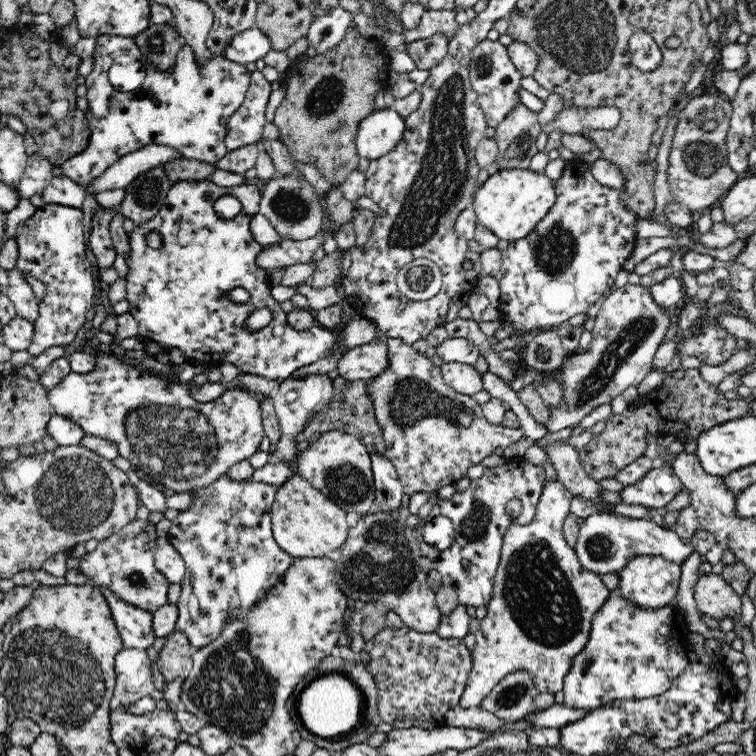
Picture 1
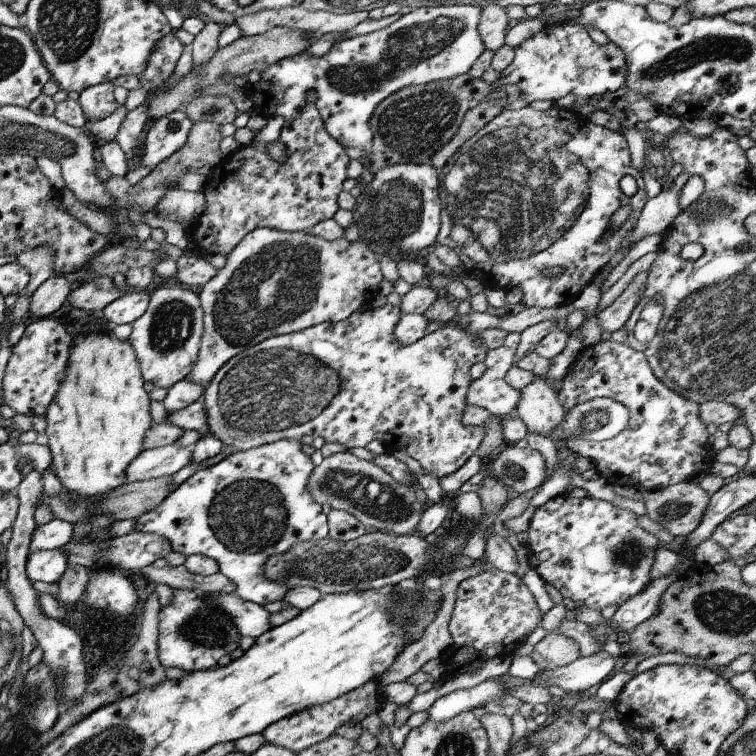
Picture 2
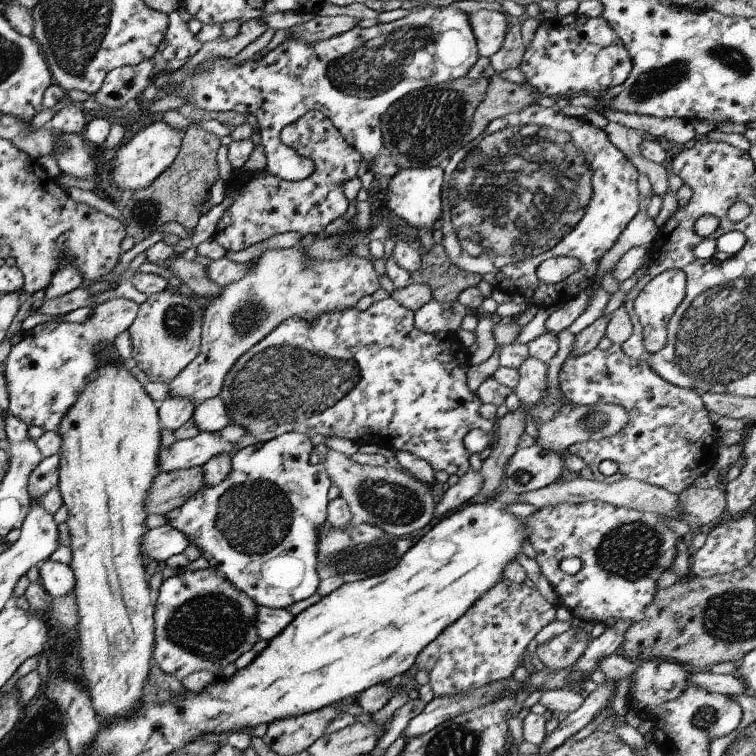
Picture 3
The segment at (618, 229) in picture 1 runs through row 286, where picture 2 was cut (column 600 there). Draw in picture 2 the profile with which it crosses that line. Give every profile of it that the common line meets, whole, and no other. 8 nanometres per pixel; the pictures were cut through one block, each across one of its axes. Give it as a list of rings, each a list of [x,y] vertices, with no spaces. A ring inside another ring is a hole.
[[[569,494],[557,495],[536,507],[531,514],[524,545],[527,548],[528,568],[535,570],[544,582],[551,584],[570,606],[598,611],[607,604],[619,606],[627,598],[631,598],[631,595],[643,590],[649,582],[648,570],[655,549],[661,546],[655,536],[637,525],[636,517],[631,511],[619,509],[593,497],[577,498]]]

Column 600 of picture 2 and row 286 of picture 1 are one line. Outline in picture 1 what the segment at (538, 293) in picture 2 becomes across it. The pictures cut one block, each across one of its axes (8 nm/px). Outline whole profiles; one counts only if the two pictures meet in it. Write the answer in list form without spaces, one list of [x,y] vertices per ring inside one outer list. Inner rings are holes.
[[[210,178],[174,181],[158,214],[147,223],[136,226],[133,233],[129,234],[131,253],[127,260],[129,271],[125,276],[127,300],[130,303],[129,313],[138,321],[139,335],[143,336],[145,343],[156,342],[162,346],[163,354],[168,354],[172,348],[178,348],[184,353],[186,363],[218,366],[229,362],[237,366],[241,373],[270,380],[289,379],[298,368],[312,365],[330,354],[338,340],[337,330],[317,324],[303,331],[290,327],[280,303],[270,297],[271,286],[266,283],[267,270],[256,267],[254,263],[254,256],[262,250],[262,245],[254,241],[248,224],[250,218],[258,214],[260,194],[256,185],[247,182],[238,186],[221,187],[212,183]],[[221,196],[232,196],[240,201],[240,214],[236,214],[234,218],[216,216],[214,202]],[[149,232],[162,234],[164,243],[161,248],[148,246],[146,235]],[[240,287],[250,293],[250,300],[246,304],[234,304],[224,297],[224,292]],[[258,308],[270,309],[272,322],[261,332],[250,333],[244,329],[244,322],[250,312]]]

